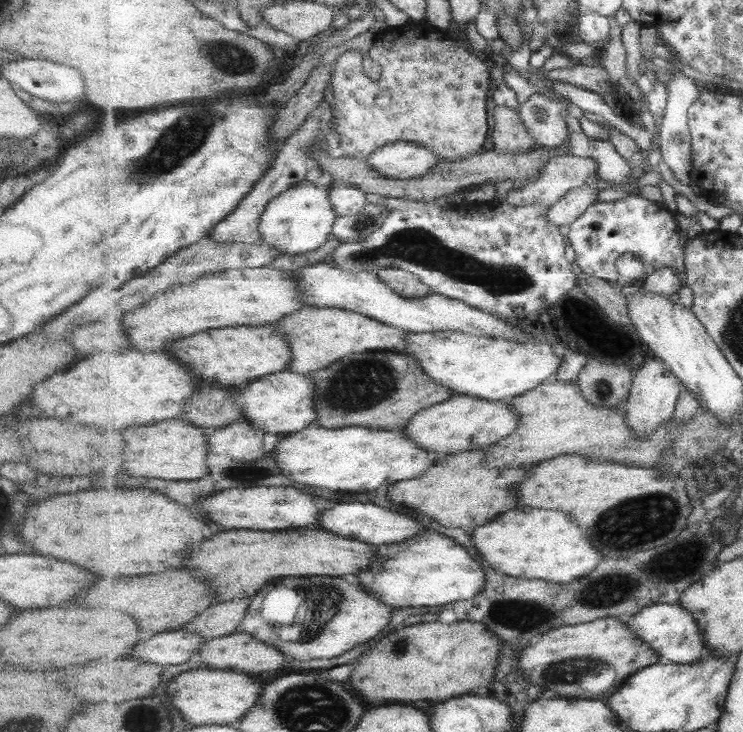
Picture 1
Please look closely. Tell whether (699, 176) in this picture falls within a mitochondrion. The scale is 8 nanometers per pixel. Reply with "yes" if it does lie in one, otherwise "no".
no

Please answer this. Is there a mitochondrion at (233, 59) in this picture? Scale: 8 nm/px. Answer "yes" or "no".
yes

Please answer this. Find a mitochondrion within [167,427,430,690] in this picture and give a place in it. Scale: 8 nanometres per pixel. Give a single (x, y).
(325, 598)

